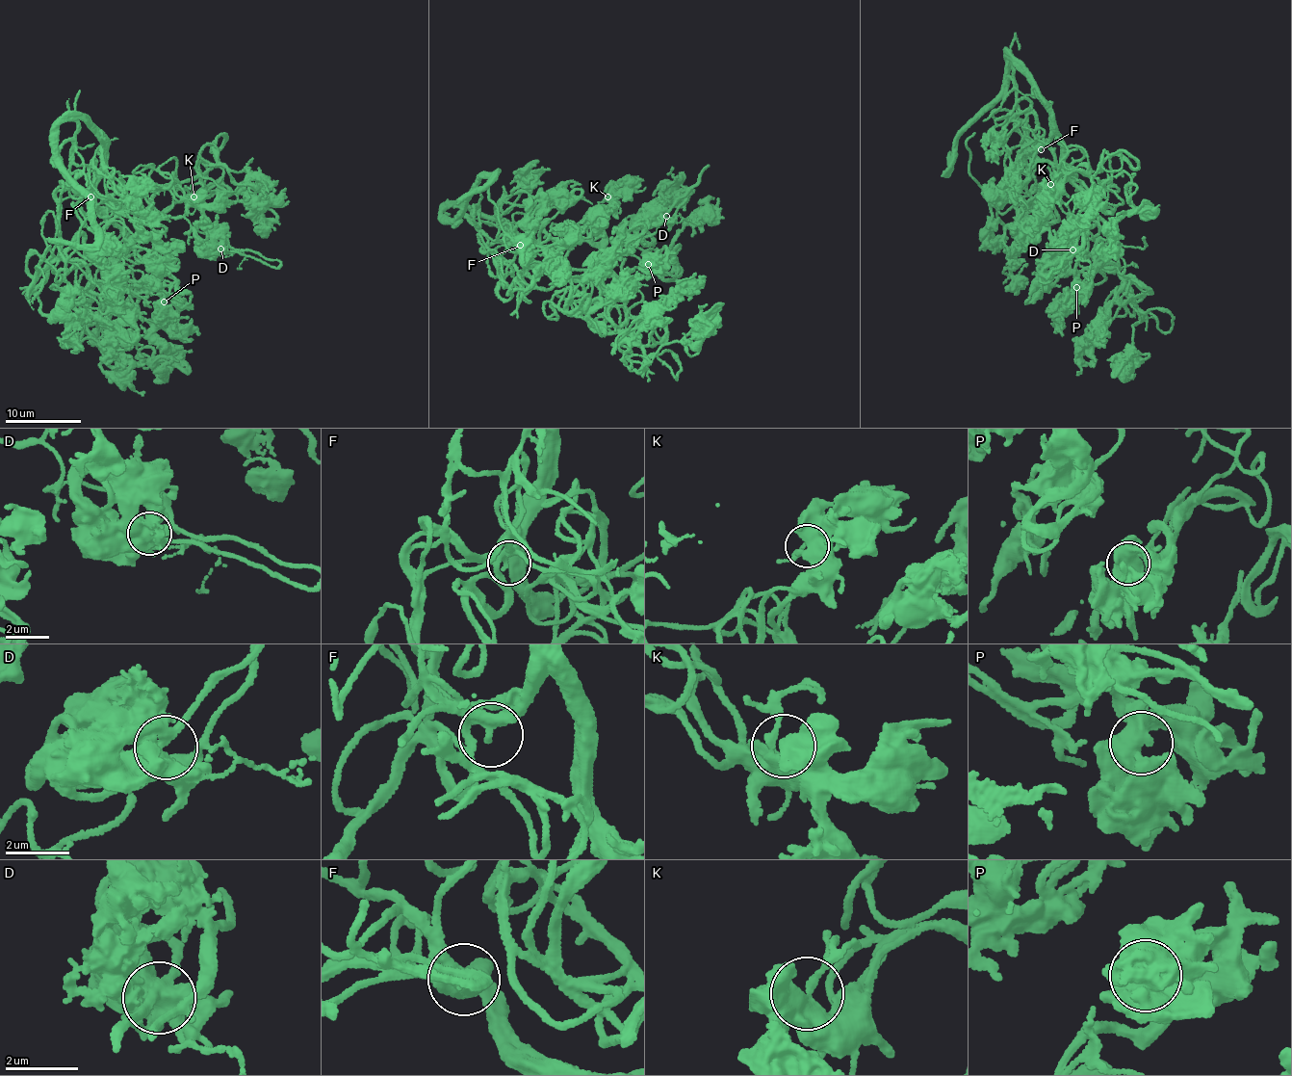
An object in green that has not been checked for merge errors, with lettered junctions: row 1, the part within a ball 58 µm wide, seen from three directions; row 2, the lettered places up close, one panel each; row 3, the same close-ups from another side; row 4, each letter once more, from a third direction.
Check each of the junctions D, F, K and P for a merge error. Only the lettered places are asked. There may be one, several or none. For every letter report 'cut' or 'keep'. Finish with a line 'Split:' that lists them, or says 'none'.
D: keep
F: keep
K: keep
P: keep
Split: none

